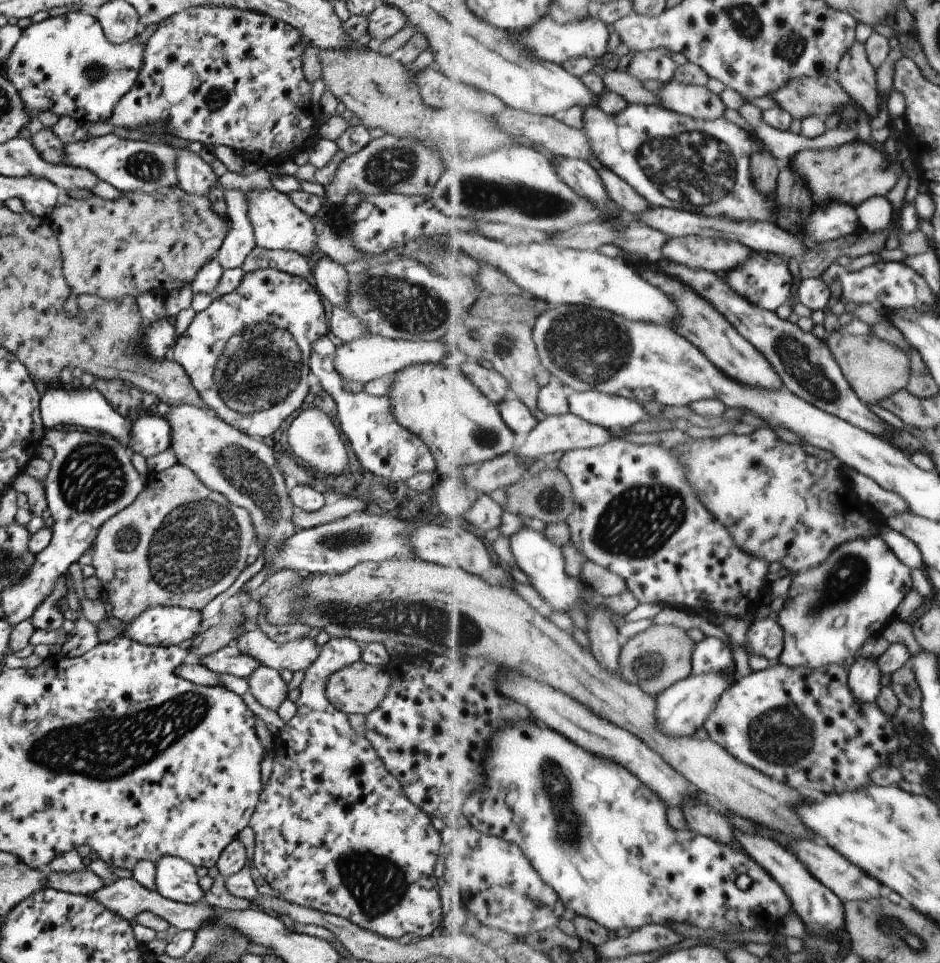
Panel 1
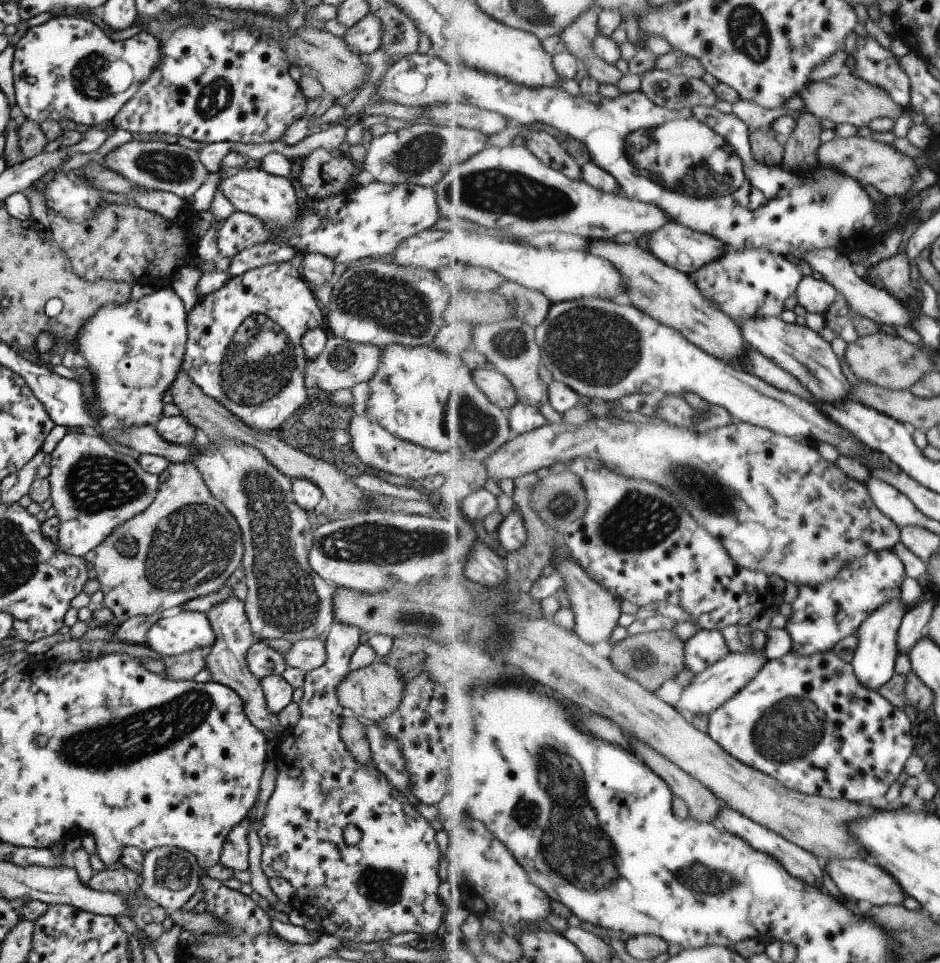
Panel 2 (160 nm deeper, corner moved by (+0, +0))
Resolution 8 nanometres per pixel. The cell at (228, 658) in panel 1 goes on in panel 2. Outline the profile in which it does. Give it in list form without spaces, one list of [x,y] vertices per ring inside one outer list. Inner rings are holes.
[[[263,641],[249,646],[245,654],[245,664],[249,672],[259,680],[268,675],[281,675],[286,668],[281,654],[266,646]]]

